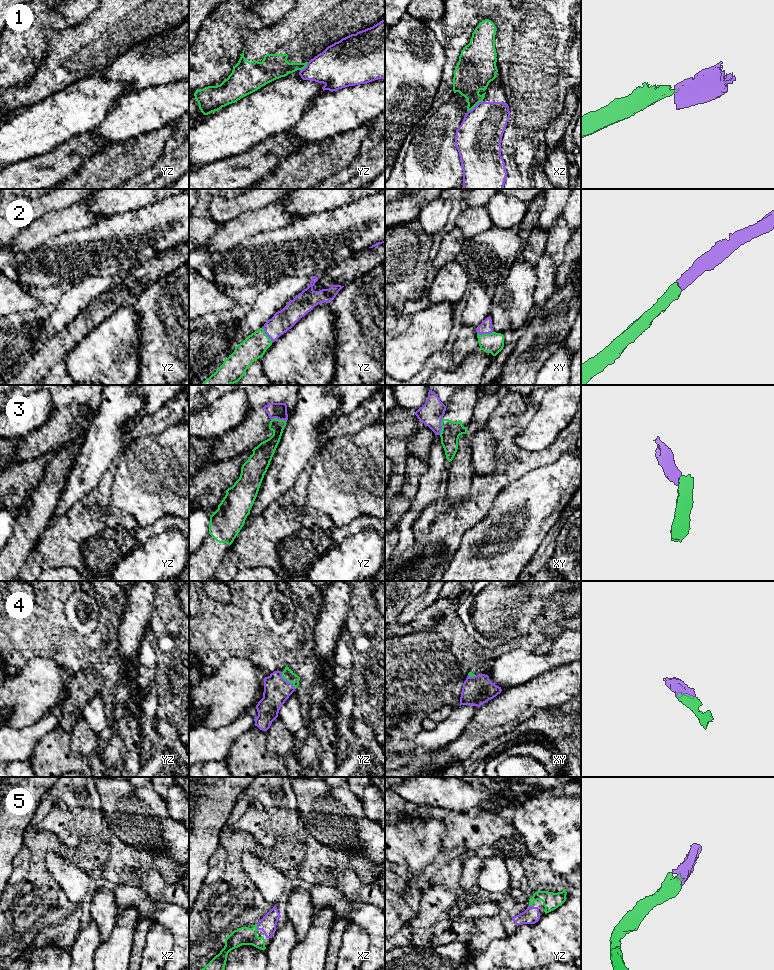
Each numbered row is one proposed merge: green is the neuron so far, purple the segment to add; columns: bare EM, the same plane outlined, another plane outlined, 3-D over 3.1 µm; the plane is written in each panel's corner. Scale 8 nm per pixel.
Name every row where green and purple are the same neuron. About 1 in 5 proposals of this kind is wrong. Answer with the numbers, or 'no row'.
2, 4, 5

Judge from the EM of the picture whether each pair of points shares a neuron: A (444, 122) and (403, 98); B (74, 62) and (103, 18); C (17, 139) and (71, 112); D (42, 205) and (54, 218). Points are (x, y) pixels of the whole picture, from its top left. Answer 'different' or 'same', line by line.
A: different
B: same
C: same
D: different

